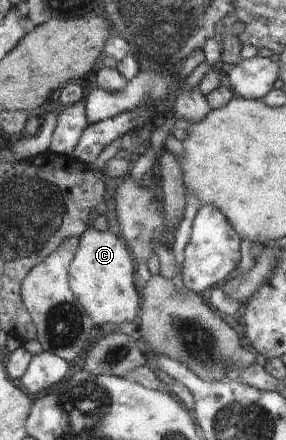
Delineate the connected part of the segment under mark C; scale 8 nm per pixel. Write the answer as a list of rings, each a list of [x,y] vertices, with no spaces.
[[[88,228],[79,240],[68,271],[73,295],[94,325],[118,324],[133,331],[133,320],[139,314],[141,299],[134,282],[136,263],[131,260],[126,242],[109,230],[101,232],[93,228]]]

